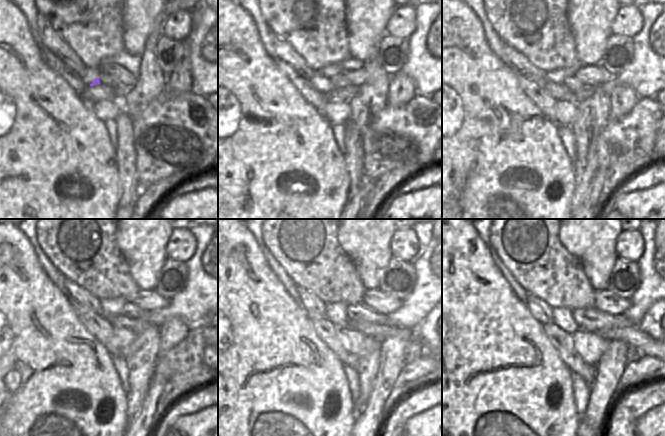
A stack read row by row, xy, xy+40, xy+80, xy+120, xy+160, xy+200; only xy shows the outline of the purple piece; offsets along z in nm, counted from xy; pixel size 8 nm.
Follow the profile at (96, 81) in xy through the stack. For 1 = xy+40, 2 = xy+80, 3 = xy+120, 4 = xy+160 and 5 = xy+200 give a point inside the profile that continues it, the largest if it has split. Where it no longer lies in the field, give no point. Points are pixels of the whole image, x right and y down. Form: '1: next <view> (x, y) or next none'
1: next xy+40 (323, 85)
2: next xy+80 (560, 92)
3: next xy+120 (137, 326)
4: next xy+160 (380, 332)
5: next xy+200 (633, 336)

